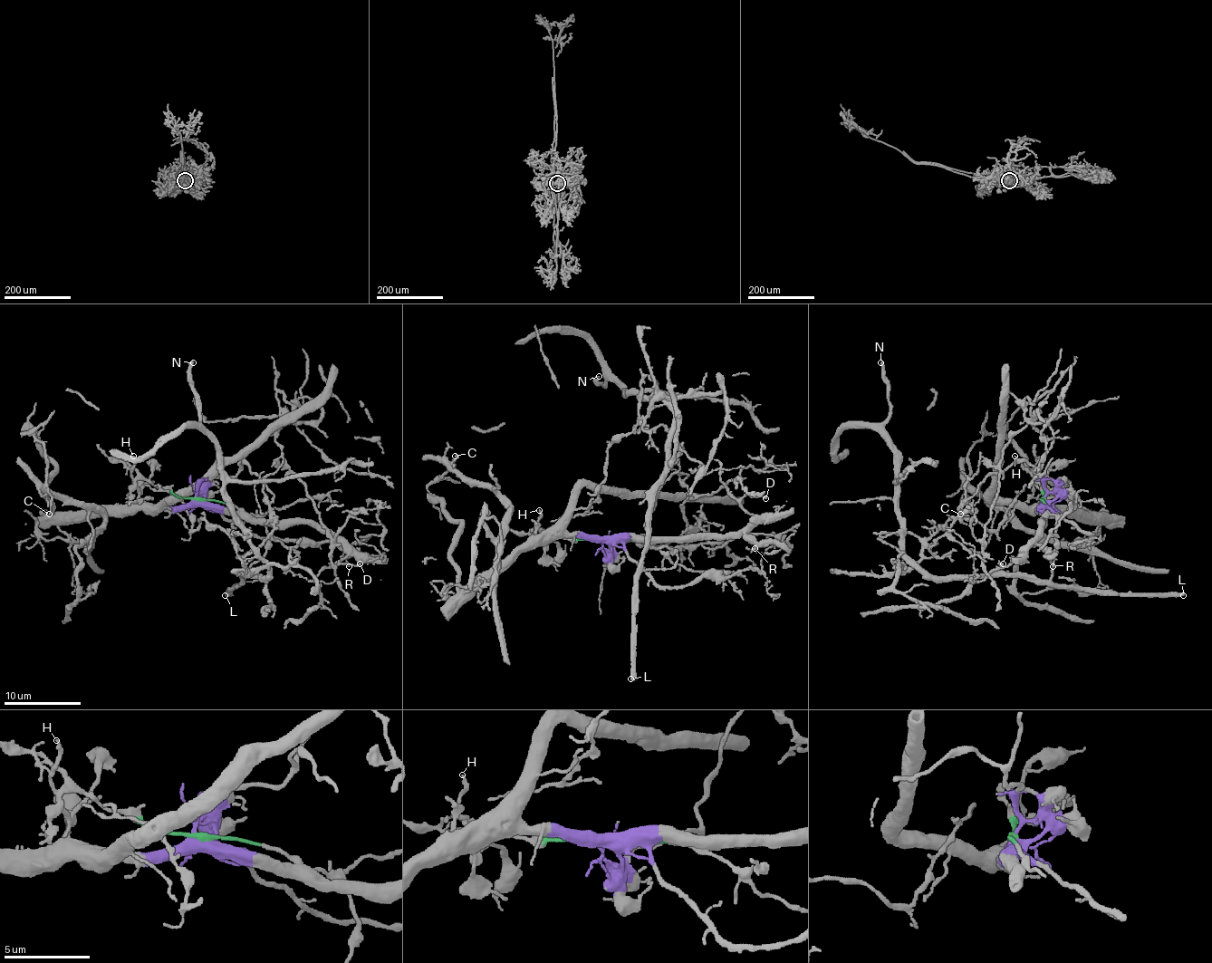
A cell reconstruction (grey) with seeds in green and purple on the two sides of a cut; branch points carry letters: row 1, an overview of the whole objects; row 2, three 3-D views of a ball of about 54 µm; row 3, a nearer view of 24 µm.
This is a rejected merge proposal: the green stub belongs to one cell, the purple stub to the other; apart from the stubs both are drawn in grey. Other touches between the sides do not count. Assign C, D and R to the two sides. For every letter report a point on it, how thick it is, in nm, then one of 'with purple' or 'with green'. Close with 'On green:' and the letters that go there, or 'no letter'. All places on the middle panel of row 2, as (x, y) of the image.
C: at (455, 456); 90 nm thick; with purple
D: at (765, 498); 130 nm thick; with purple
R: at (755, 548); 120 nm thick; with purple
On green: no letter

